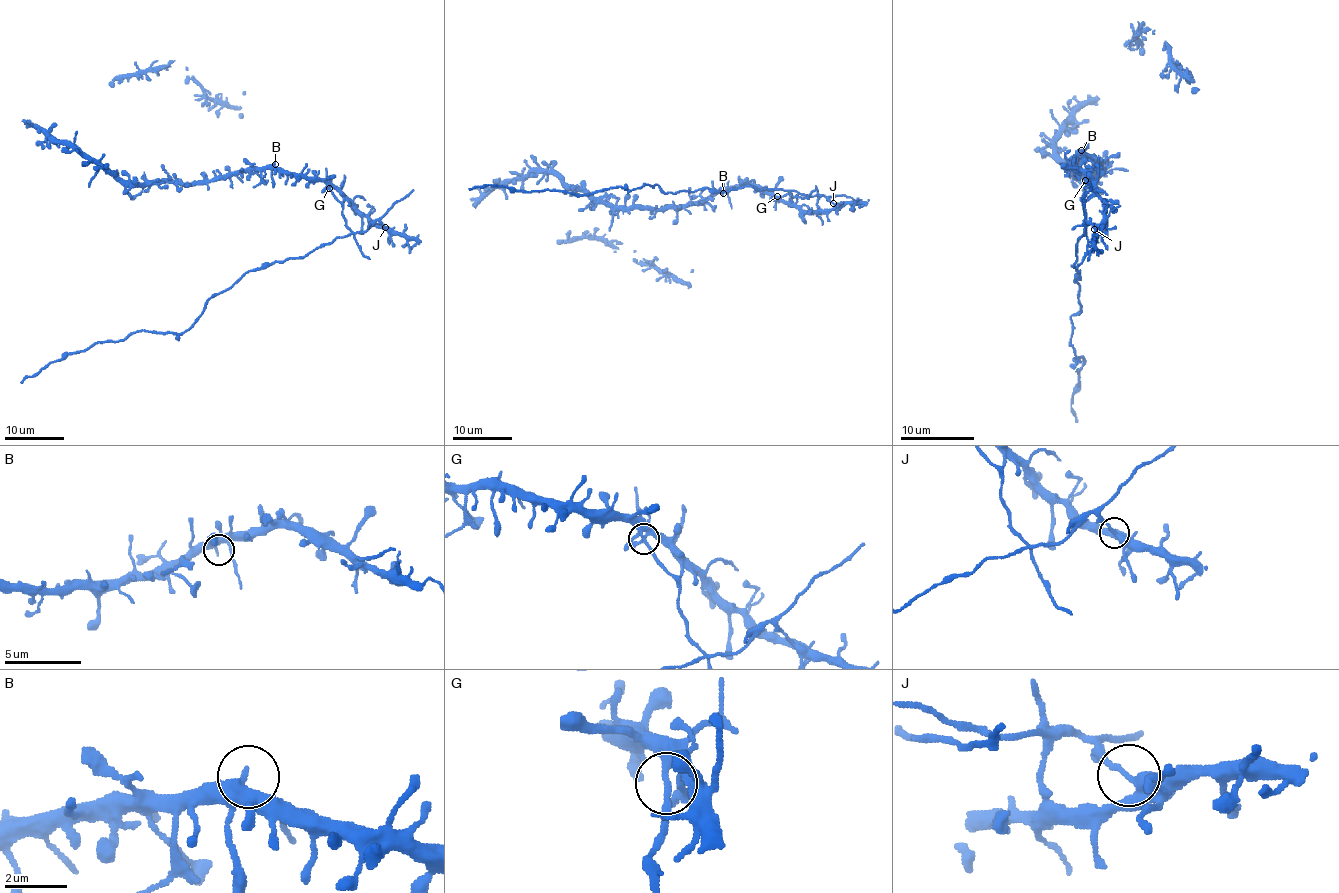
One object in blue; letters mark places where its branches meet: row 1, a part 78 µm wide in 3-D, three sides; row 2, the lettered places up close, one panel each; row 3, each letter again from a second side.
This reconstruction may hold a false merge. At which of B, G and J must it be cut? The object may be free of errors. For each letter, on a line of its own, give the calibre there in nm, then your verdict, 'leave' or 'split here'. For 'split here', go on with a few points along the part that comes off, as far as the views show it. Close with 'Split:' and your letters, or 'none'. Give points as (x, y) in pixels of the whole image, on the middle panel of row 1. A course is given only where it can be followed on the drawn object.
B: 320 nm | leave
G: 200 nm | split here | (777, 196), (788, 193), (805, 198), (817, 189)
J: 280 nm | leave
Split: G

